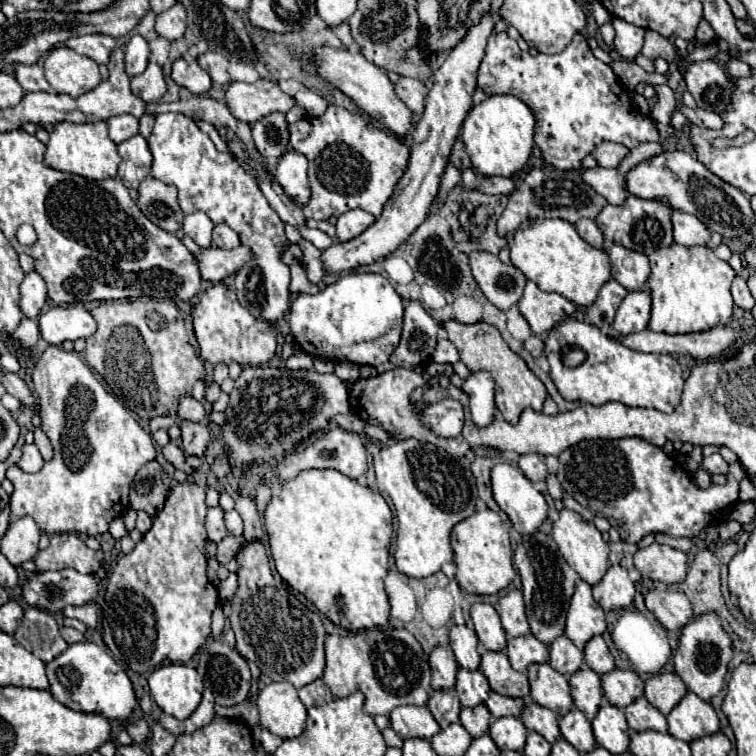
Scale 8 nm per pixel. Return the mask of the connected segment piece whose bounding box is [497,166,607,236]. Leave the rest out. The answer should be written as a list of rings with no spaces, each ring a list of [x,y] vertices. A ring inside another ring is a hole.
[[[553,166],[533,168],[525,174],[515,192],[509,194],[509,204],[497,220],[497,232],[499,236],[513,236],[525,220],[537,218],[561,218],[575,224],[579,218],[595,218],[603,206],[607,206],[607,200],[581,180],[581,170],[565,170],[563,174],[563,170]]]

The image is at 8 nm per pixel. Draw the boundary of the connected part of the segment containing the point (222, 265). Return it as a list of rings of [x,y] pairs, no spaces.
[[[239,246],[235,250],[209,248],[209,250],[199,250],[195,256],[199,260],[199,270],[203,280],[217,284],[237,274],[253,258],[253,252],[251,248],[245,246]]]

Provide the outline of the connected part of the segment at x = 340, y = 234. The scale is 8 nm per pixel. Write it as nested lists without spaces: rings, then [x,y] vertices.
[[[349,210],[337,218],[337,238],[339,242],[347,242],[355,236],[359,236],[363,230],[367,230],[375,222],[375,216],[365,210]]]

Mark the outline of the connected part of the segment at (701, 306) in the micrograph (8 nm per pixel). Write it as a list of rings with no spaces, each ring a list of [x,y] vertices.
[[[669,246],[649,254],[651,260],[651,276],[647,280],[653,308],[649,330],[665,332],[665,334],[689,334],[689,332],[705,332],[713,326],[727,324],[731,320],[733,298],[731,298],[731,282],[735,278],[735,270],[719,260],[709,246]]]

